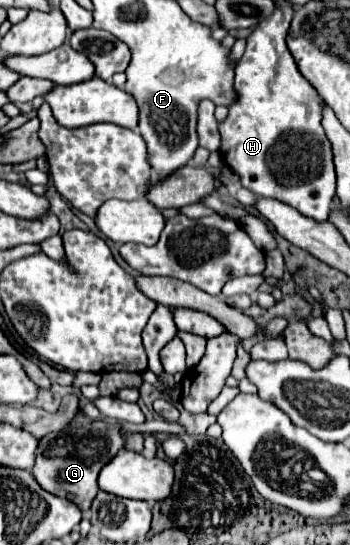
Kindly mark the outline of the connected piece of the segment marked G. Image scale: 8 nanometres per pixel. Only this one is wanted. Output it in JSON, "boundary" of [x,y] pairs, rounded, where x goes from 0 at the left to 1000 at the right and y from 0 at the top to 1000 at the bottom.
{"boundary":[[[266,772],[249,780],[220,776],[214,783],[191,783],[180,791],[157,791],[111,806],[106,842],[89,868],[129,901],[146,901],[163,912],[209,908],[209,923],[231,938],[249,938],[283,901],[277,872],[289,857],[311,850],[311,842],[323,842],[346,820],[351,820],[346,776],[334,772]]]}

